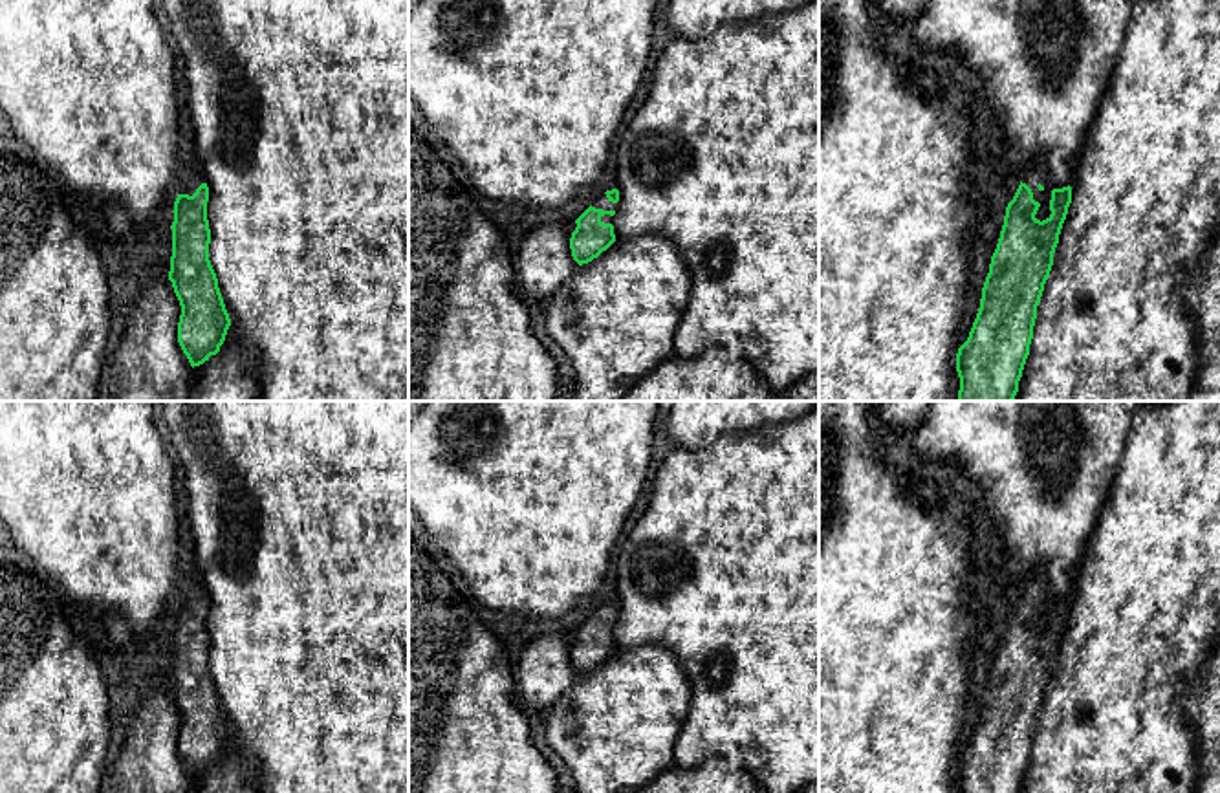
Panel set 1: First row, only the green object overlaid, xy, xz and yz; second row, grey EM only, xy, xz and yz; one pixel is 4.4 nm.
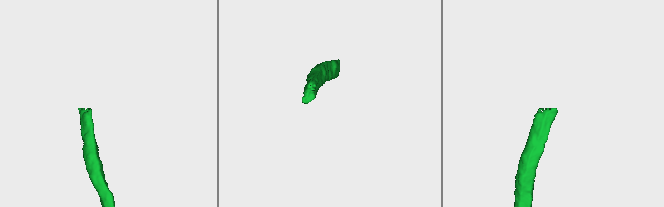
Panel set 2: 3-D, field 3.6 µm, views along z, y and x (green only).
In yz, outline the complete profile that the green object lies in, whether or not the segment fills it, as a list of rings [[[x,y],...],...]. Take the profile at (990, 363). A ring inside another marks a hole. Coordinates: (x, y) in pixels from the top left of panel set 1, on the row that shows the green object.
[[[1037,163],[1037,165],[1029,167],[1029,168],[1026,168],[1026,172],[1022,176],[1022,181],[1020,181],[1013,200],[1008,203],[1006,216],[1004,216],[1004,225],[1002,225],[1002,231],[1000,231],[1000,238],[998,238],[997,249],[995,249],[995,253],[991,256],[989,273],[987,273],[984,288],[982,288],[982,299],[980,299],[980,308],[978,308],[978,313],[976,313],[976,319],[973,322],[973,328],[969,331],[967,341],[958,348],[958,353],[956,353],[956,372],[958,372],[958,377],[960,377],[958,401],[1013,401],[1015,399],[1015,396],[1018,392],[1018,381],[1022,377],[1022,370],[1024,370],[1026,359],[1029,355],[1029,344],[1031,344],[1031,339],[1033,339],[1033,326],[1035,326],[1035,319],[1037,319],[1037,306],[1040,302],[1040,297],[1042,297],[1042,291],[1044,291],[1044,284],[1046,284],[1046,280],[1050,277],[1050,271],[1051,271],[1051,266],[1053,266],[1053,253],[1055,253],[1055,247],[1059,244],[1059,234],[1061,234],[1062,223],[1066,220],[1068,207],[1072,203],[1072,181],[1073,181],[1073,170],[1072,170],[1072,179],[1070,179],[1068,187],[1051,190],[1050,185],[1048,185],[1046,165],[1044,163]],[[1044,196],[1050,198],[1051,214],[1046,220],[1040,222],[1040,220],[1035,218],[1035,214],[1037,214],[1037,211],[1040,207],[1039,201]]]

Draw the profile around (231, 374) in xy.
[[[233,324],[216,355],[192,368],[191,401],[260,401],[260,372],[255,353],[242,344]]]

